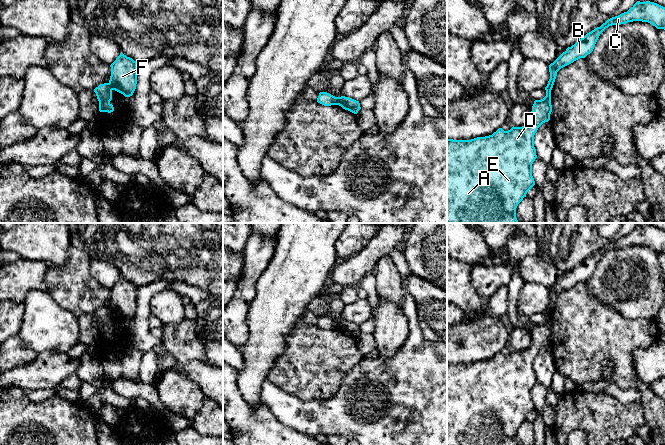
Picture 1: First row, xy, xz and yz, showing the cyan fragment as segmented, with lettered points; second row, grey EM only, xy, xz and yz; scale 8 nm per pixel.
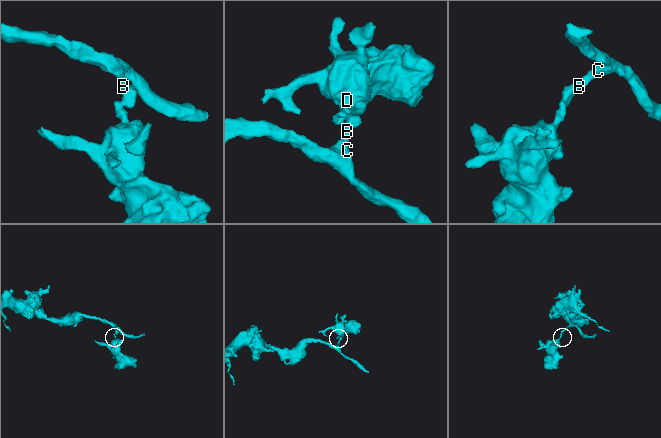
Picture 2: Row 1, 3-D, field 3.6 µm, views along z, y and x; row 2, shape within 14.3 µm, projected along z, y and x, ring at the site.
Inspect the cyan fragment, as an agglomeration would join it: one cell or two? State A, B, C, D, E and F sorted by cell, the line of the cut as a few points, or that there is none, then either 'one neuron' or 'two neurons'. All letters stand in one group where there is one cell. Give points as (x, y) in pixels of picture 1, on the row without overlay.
A D E / B C F | xz (337, 321), (335, 328) | two neurons

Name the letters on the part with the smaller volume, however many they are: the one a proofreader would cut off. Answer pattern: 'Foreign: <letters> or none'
Foreign: A, D, E

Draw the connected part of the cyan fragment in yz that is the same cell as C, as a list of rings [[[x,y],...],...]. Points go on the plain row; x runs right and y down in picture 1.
[[[637,225],[627,236],[608,243],[600,251],[587,257],[571,271],[568,271],[553,287],[549,289],[550,303],[547,310],[553,312],[557,296],[573,287],[574,285],[585,282],[590,278],[600,260],[609,250],[621,249],[633,245],[648,246],[657,253],[665,254],[665,231],[650,225]]]

